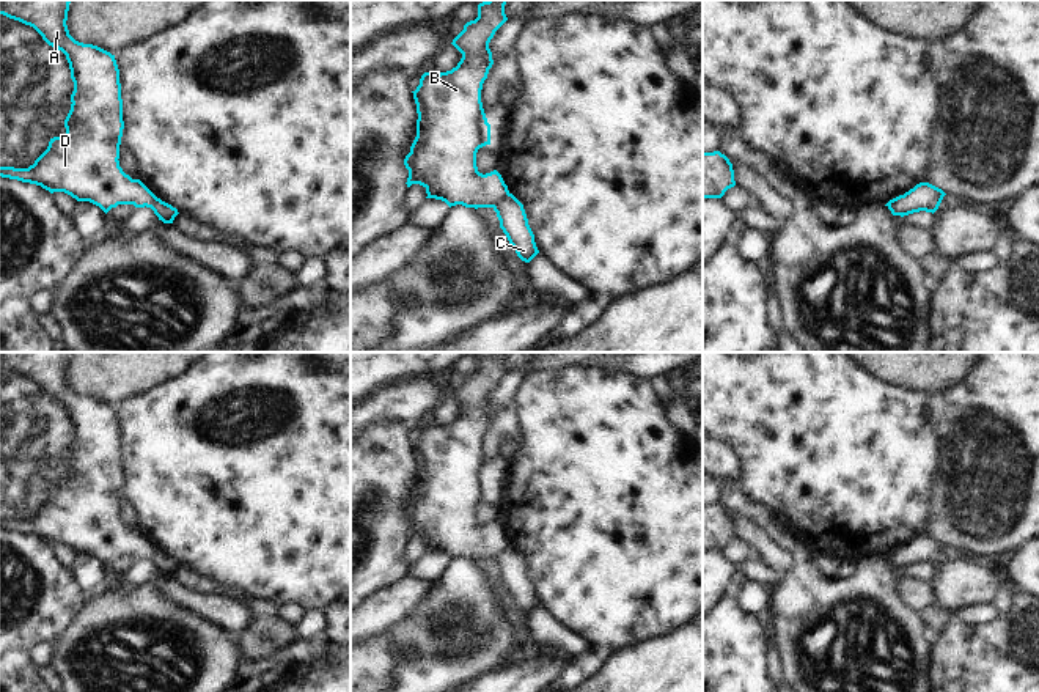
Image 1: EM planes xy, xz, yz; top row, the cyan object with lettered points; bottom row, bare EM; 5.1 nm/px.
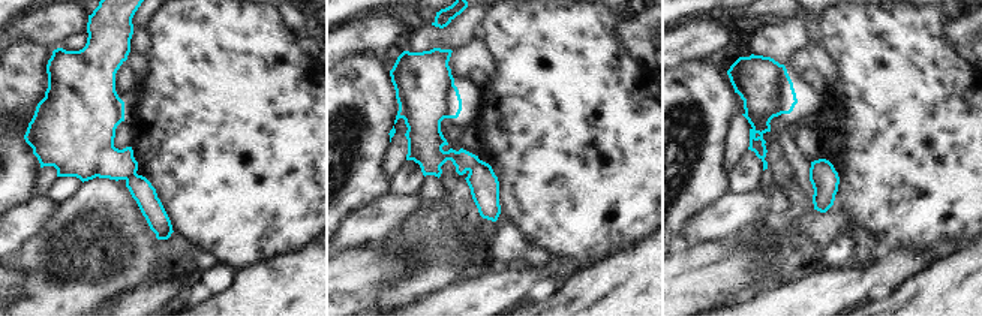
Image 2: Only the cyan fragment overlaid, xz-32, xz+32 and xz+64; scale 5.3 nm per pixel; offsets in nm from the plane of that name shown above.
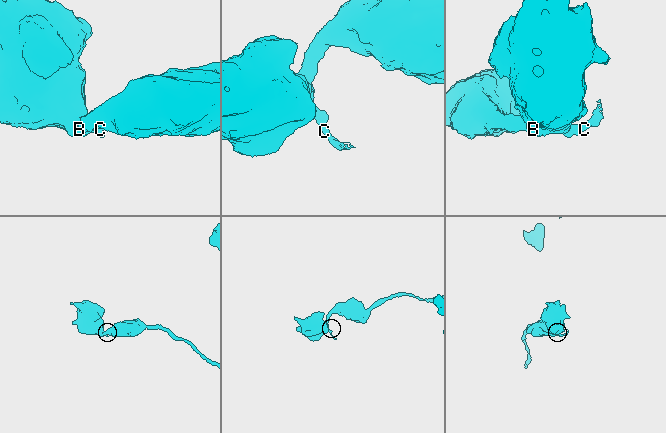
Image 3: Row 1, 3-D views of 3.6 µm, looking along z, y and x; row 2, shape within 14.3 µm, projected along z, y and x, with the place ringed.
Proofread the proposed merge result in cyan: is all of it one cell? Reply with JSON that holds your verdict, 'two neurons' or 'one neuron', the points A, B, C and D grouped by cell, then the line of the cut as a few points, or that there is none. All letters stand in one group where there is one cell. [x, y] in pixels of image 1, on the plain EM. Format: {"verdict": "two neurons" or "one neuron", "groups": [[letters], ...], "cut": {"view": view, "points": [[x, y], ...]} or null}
{"verdict": "two neurons", "groups": [["A", "B", "D"], ["C"]], "cut": {"view": "xz", "points": [[508, 543], [492, 559]]}}

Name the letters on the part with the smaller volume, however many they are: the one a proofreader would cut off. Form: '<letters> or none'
C

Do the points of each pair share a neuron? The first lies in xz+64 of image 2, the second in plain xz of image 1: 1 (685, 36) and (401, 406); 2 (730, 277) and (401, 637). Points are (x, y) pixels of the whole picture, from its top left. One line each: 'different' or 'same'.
1: same
2: different

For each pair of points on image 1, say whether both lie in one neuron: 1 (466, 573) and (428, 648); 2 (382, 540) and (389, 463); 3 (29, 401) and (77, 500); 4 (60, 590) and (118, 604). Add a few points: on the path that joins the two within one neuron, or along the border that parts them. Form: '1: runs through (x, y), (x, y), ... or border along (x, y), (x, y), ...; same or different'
1: runs through (462, 592), (429, 629); same
2: runs through (382, 521), (387, 482); same
3: runs through (29, 426), (29, 447), (57, 475); same
4: border along (85, 603), (62, 631); different

